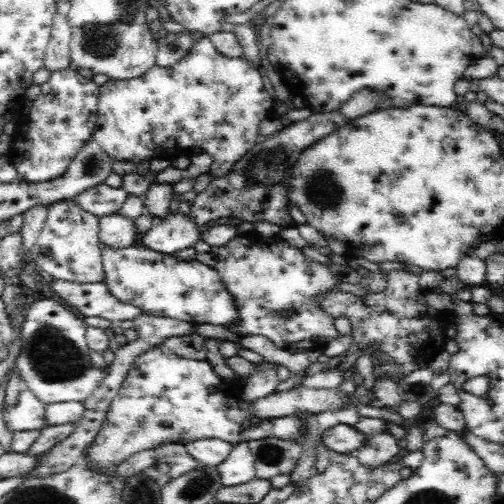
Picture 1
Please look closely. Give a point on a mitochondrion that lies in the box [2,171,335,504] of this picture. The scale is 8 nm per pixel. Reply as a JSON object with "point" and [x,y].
{"point":[57,358]}

